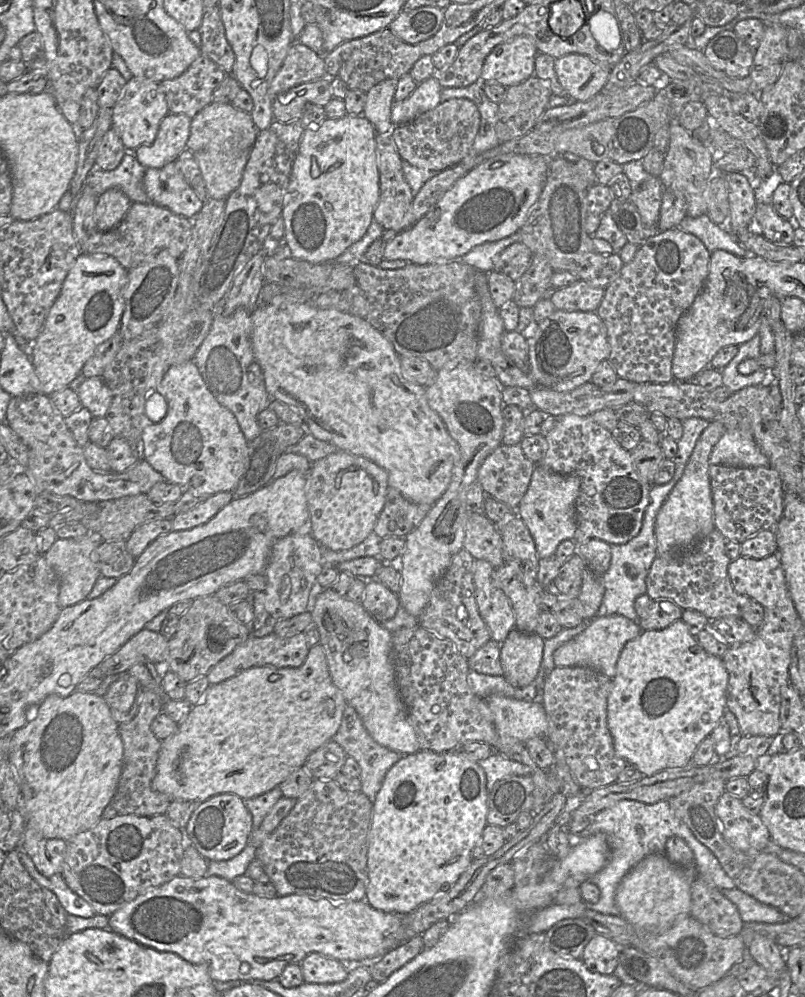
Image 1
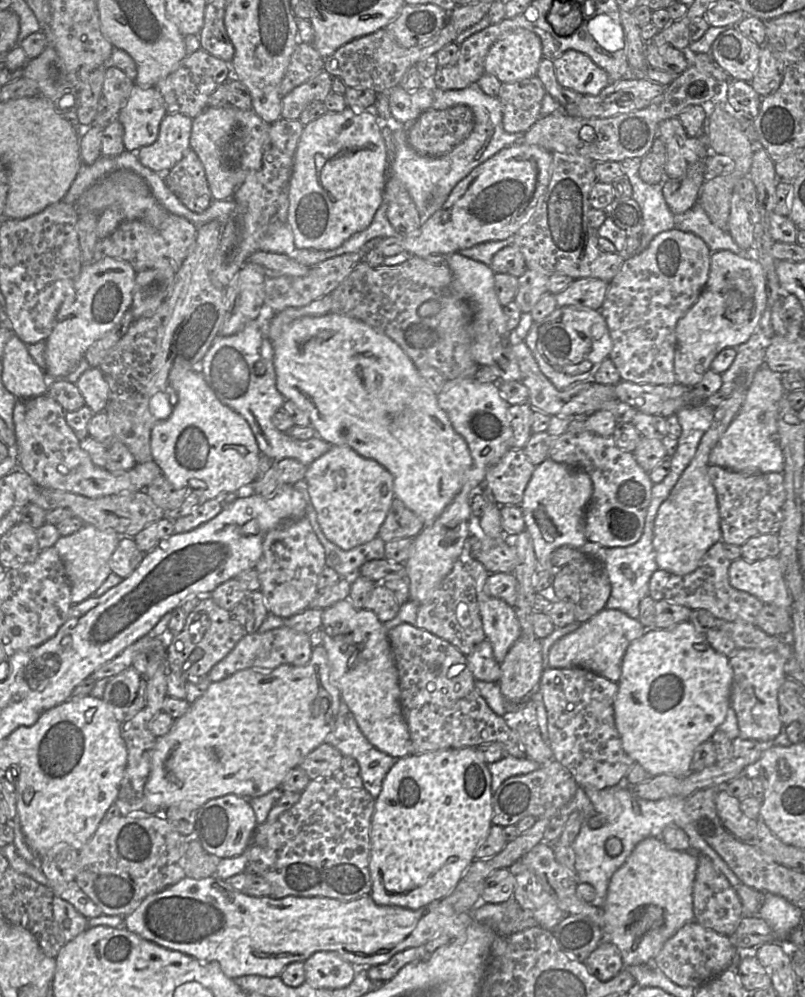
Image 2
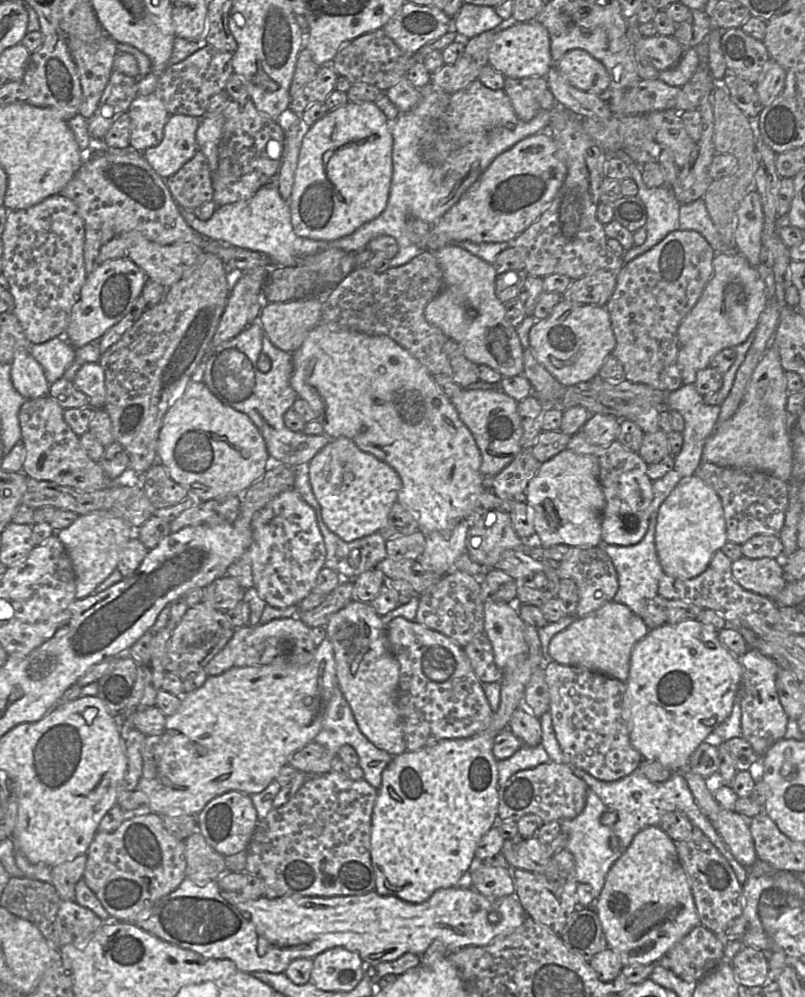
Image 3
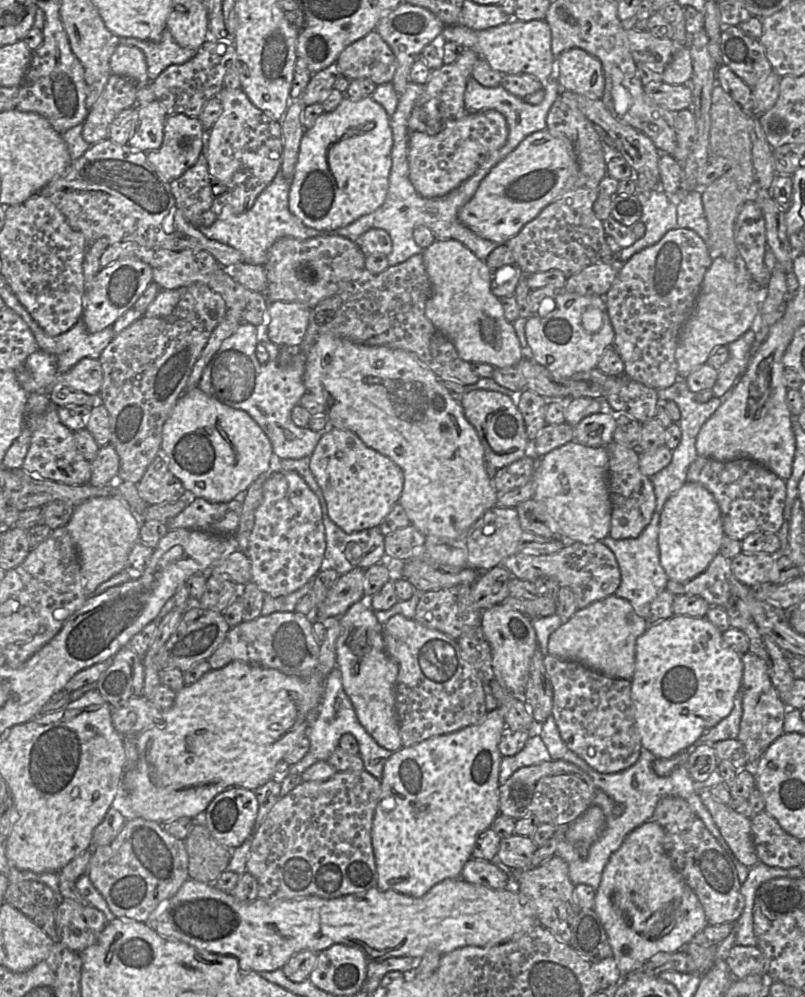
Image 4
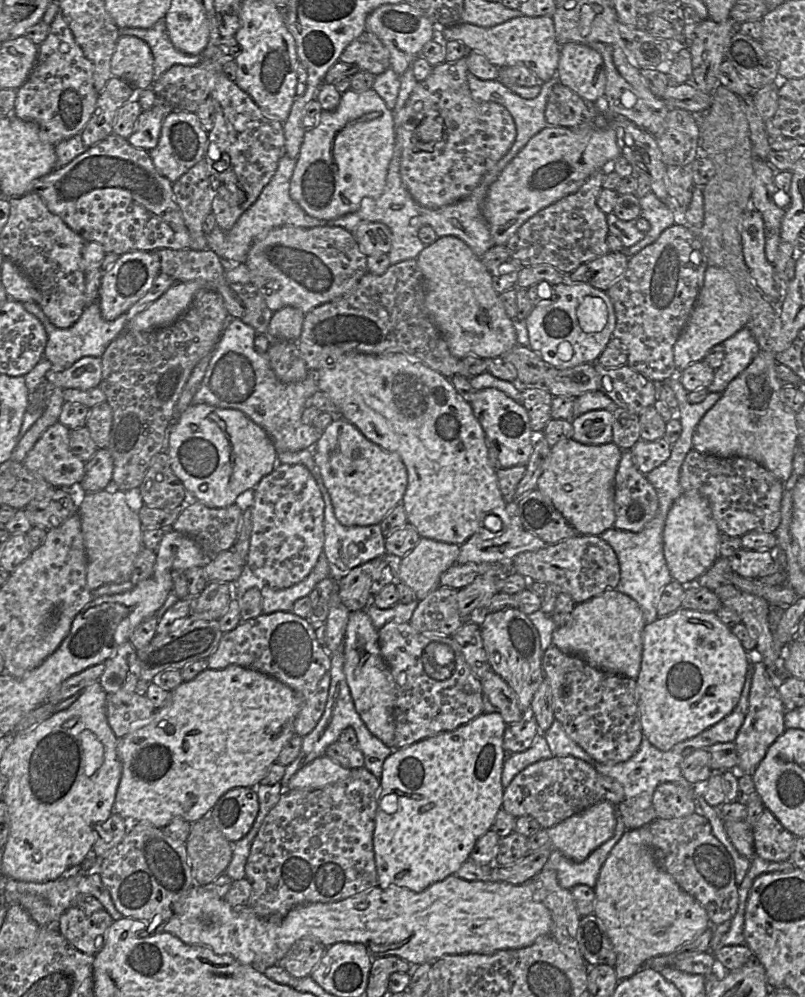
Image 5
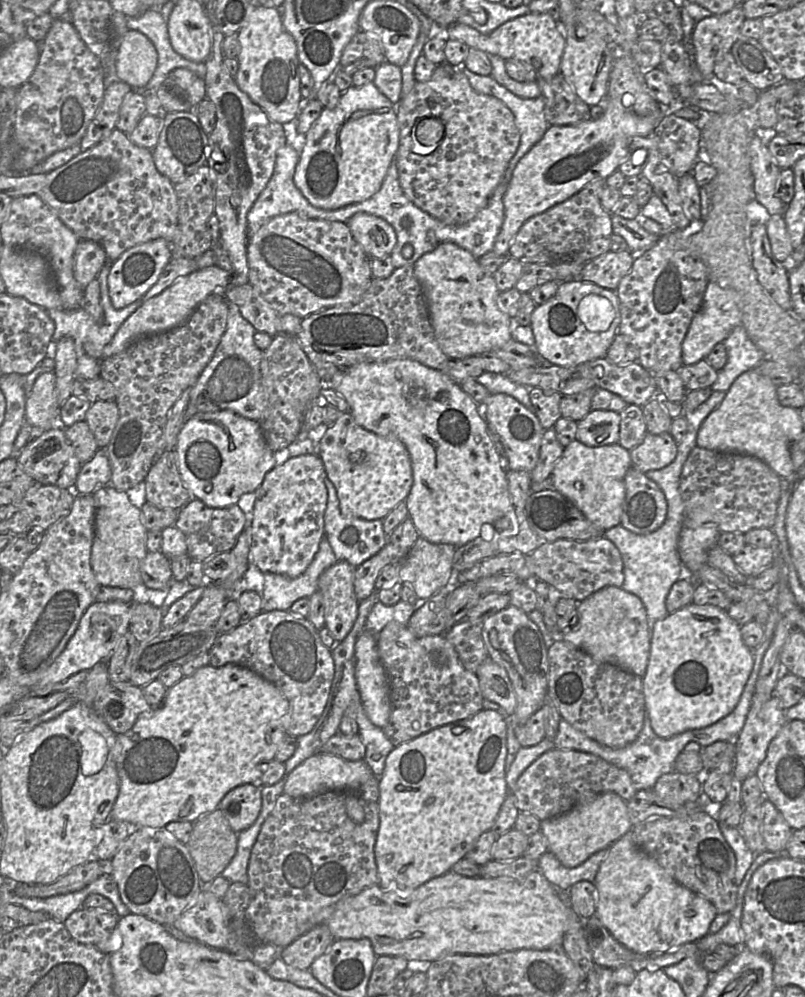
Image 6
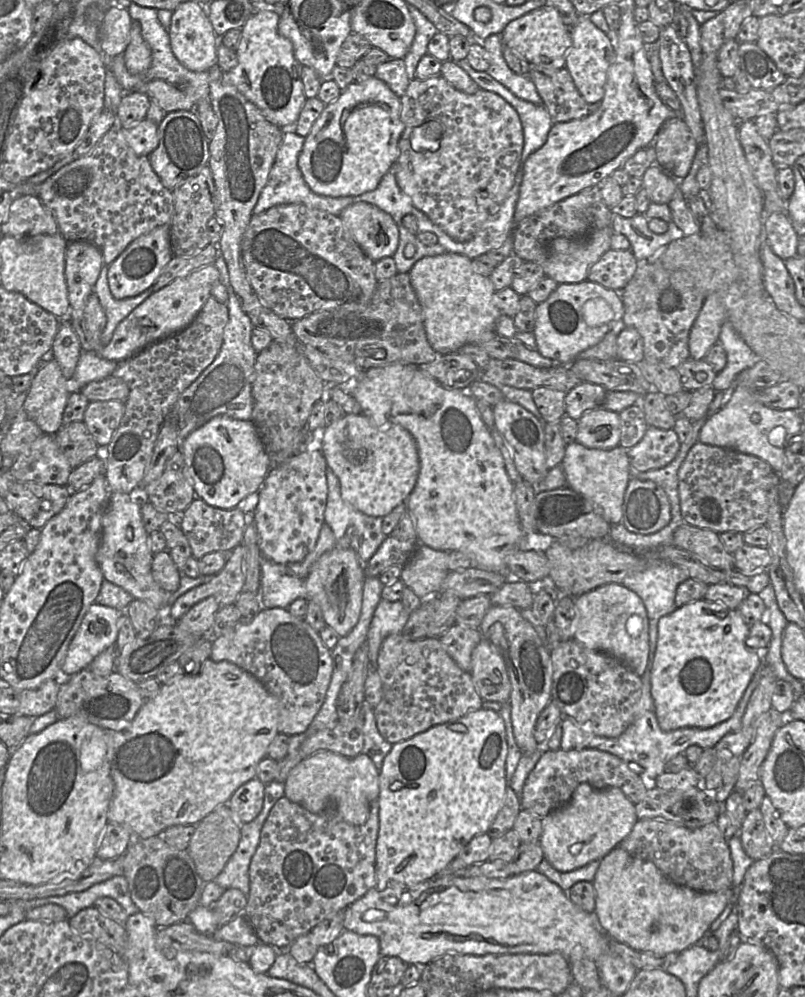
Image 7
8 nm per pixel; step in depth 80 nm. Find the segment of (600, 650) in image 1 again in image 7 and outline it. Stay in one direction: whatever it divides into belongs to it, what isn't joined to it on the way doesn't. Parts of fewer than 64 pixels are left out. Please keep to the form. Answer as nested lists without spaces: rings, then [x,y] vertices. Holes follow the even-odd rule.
[[[609,583],[574,598],[574,604],[578,622],[572,639],[613,656],[641,678],[648,662],[649,632],[646,608],[640,597],[622,584]]]

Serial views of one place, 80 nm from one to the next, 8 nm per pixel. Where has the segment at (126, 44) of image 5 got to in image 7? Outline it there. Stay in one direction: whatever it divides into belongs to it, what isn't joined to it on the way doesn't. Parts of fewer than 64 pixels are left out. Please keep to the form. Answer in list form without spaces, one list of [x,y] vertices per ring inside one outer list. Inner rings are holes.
[[[132,20],[130,40],[123,52],[125,66],[131,74],[146,72],[152,61],[152,51],[141,35],[141,24]]]

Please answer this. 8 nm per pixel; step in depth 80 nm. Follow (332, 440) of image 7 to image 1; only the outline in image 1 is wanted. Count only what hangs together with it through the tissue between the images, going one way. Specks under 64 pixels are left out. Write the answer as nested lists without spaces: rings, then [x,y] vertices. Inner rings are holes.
[[[338,449],[313,462],[305,486],[310,533],[321,546],[336,552],[359,545],[373,532],[388,487],[387,472],[365,457]]]

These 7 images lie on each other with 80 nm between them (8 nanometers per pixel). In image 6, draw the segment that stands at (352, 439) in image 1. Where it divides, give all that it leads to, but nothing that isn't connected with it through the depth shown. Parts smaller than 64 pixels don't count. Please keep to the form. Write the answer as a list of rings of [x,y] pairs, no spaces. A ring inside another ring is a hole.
[[[410,359],[360,363],[337,372],[329,382],[323,382],[323,388],[334,389],[346,400],[349,406],[348,412],[352,415],[358,425],[381,437],[394,436],[406,447],[411,460],[413,484],[404,502],[408,509],[408,517],[412,520],[421,538],[435,544],[451,544],[455,547],[460,547],[477,537],[481,537],[482,528],[483,531],[486,531],[486,529],[491,526],[494,528],[495,522],[500,518],[509,519],[508,528],[512,527],[512,525],[518,525],[514,506],[508,490],[506,479],[507,469],[500,460],[488,431],[487,423],[481,415],[479,408],[481,405],[475,403],[473,399],[461,389],[460,385],[452,382],[446,375],[441,373],[441,371],[428,368],[419,362]]]

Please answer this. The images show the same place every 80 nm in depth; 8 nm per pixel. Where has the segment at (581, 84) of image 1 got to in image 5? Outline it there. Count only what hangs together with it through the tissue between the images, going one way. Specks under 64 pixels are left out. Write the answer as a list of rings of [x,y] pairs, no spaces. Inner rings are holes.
[[[577,42],[561,47],[557,68],[558,82],[587,102],[603,102],[606,73],[603,58],[593,48]]]

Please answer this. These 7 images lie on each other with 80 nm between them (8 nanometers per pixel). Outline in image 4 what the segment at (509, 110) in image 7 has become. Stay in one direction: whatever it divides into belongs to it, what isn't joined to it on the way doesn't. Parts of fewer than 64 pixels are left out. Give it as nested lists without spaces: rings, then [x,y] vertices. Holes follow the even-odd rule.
[[[466,48],[452,64],[432,70],[423,94],[411,111],[407,147],[409,179],[422,197],[435,198],[449,193],[506,143],[509,129],[503,114],[496,110],[469,112],[464,105],[467,81],[479,58],[476,52]],[[426,117],[441,118],[441,130],[437,134],[427,133]]]

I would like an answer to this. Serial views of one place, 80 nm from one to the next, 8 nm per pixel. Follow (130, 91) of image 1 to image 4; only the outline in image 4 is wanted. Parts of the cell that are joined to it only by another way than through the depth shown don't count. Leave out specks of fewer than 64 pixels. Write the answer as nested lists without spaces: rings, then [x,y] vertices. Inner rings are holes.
[[[158,100],[147,105],[136,105],[138,124],[128,141],[134,151],[149,152],[158,149],[163,141],[164,125],[168,116]]]

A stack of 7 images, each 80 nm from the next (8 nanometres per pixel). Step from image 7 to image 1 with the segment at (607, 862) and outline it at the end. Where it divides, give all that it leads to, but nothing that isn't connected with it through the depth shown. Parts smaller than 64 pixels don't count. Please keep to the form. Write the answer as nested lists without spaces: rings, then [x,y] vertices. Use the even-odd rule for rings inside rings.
[[[651,854],[638,862],[622,879],[616,892],[615,902],[618,908],[619,915],[635,928],[645,929],[651,934],[660,934],[669,928],[678,917],[686,916],[691,912],[691,888],[694,880],[697,877],[697,868],[680,868],[672,864],[665,854]]]

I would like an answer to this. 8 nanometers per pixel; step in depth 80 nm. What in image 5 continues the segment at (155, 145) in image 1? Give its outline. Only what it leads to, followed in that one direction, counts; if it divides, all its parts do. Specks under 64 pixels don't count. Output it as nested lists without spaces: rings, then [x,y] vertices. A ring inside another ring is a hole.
[[[176,110],[166,114],[158,144],[148,152],[158,172],[173,183],[205,158],[207,147],[208,132],[201,125],[196,113]]]

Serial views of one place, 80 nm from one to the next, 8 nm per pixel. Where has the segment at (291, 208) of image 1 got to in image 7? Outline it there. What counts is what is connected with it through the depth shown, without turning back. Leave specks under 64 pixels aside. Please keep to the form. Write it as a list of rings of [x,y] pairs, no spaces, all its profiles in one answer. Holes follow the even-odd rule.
[[[373,76],[362,82],[353,81],[336,100],[326,104],[305,137],[298,157],[299,169],[309,188],[329,197],[359,196],[376,189],[399,156],[399,140],[405,128],[400,118],[401,103],[384,81]]]

